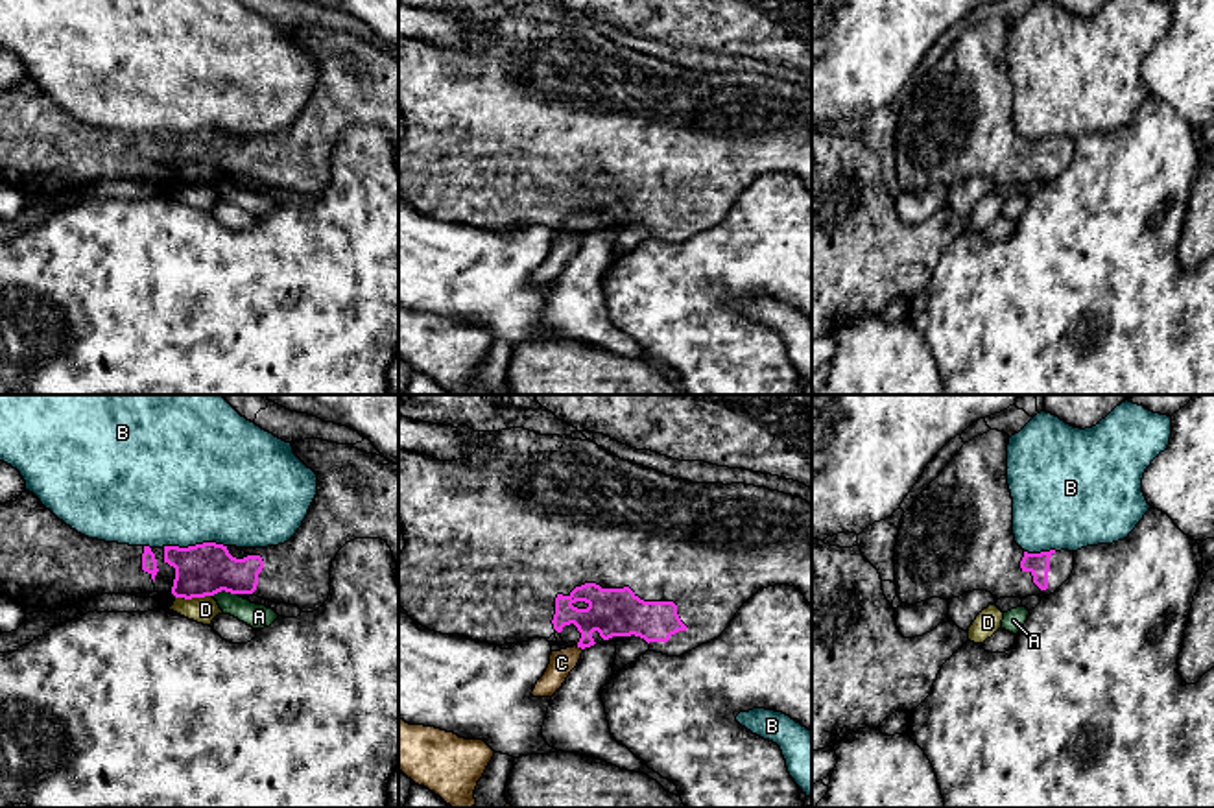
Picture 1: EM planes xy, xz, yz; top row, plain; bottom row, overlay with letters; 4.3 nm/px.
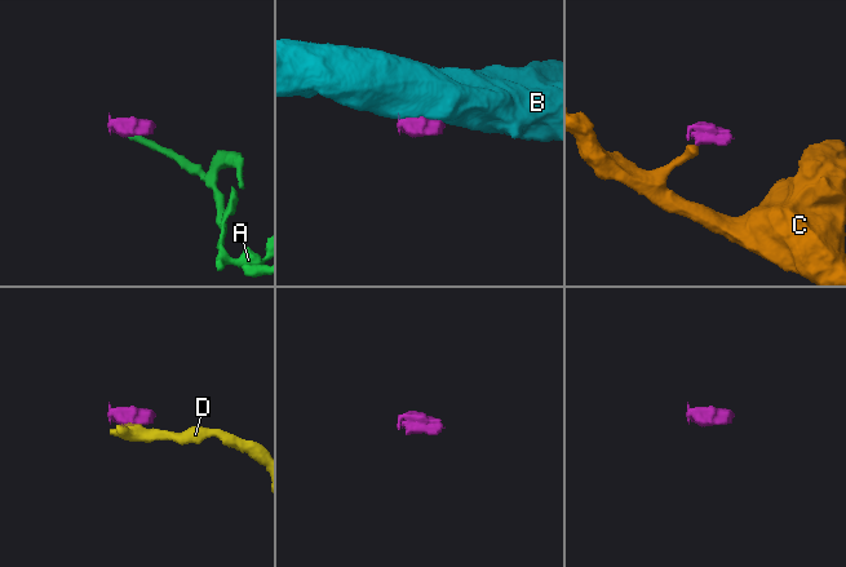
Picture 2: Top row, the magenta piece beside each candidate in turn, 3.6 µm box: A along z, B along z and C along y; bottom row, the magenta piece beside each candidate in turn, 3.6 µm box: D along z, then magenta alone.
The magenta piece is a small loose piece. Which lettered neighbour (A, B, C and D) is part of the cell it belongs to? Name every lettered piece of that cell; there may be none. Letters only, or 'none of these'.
none of these

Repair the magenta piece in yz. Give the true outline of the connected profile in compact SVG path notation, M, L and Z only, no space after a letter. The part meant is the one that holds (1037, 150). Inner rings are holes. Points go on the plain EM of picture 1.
M998 17L965 30L904 100L895 133L895 172L902 190L952 186L972 177L987 177L996 186L1044 184L1070 164L1074 138L1028 140L1015 129L1007 31L1009 22Z

